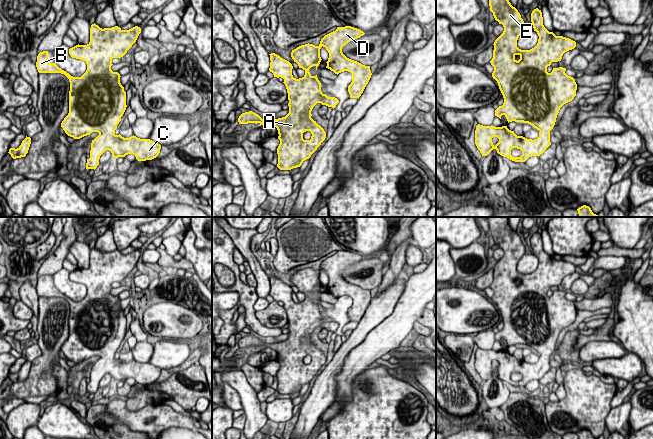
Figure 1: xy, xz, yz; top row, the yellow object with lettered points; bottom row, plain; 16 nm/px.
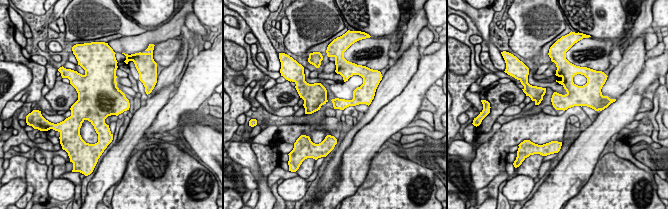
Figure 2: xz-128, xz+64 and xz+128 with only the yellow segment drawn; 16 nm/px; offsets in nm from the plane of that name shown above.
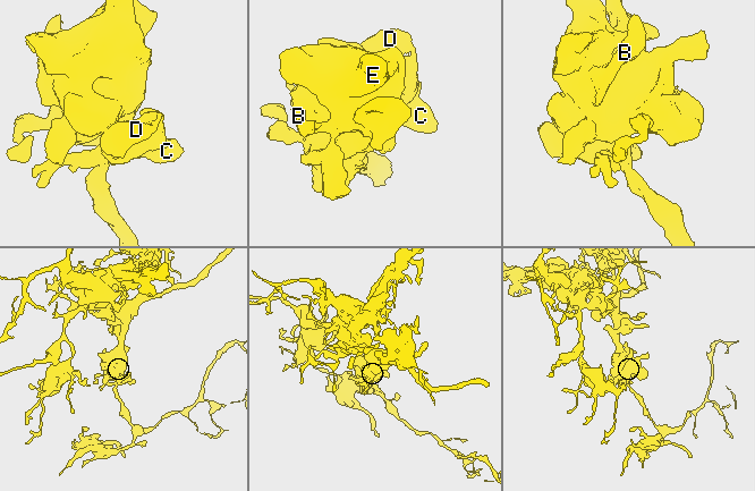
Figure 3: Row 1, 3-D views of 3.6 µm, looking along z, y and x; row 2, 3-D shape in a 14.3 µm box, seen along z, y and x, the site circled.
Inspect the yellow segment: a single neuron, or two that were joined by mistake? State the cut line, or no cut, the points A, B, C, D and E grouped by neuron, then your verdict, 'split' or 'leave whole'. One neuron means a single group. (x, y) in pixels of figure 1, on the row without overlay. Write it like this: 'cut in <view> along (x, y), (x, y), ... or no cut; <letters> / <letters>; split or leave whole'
no cut; A B C D E; leave whole

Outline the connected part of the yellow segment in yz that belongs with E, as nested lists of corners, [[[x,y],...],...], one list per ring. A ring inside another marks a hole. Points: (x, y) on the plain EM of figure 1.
[[[486,217],[485,219],[488,221],[490,235],[495,244],[504,251],[503,257],[493,268],[493,282],[490,285],[494,291],[492,301],[497,305],[504,322],[503,329],[495,334],[495,340],[501,343],[504,339],[508,347],[512,345],[528,347],[540,356],[539,361],[532,364],[517,360],[507,350],[495,351],[478,348],[475,354],[475,368],[482,380],[487,380],[493,373],[496,373],[497,377],[503,381],[515,386],[525,386],[529,381],[539,381],[551,369],[550,355],[555,349],[560,332],[576,320],[577,308],[573,301],[565,297],[566,292],[553,292],[551,297],[547,296],[547,291],[552,286],[561,285],[565,276],[576,271],[576,266],[549,256],[543,249],[541,234],[536,232],[531,237],[531,246],[534,255],[539,260],[538,267],[530,274],[519,273],[517,264],[525,254],[525,247],[518,234],[509,226],[508,217]],[[513,372],[520,373],[522,379],[513,381],[511,379]]]

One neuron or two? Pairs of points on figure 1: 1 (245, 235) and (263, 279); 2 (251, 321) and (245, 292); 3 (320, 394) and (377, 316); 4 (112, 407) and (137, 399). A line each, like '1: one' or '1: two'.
1: one
2: one
3: one
4: two

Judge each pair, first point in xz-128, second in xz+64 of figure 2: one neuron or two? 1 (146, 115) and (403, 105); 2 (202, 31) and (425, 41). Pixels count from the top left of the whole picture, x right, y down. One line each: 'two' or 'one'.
1: two
2: one

